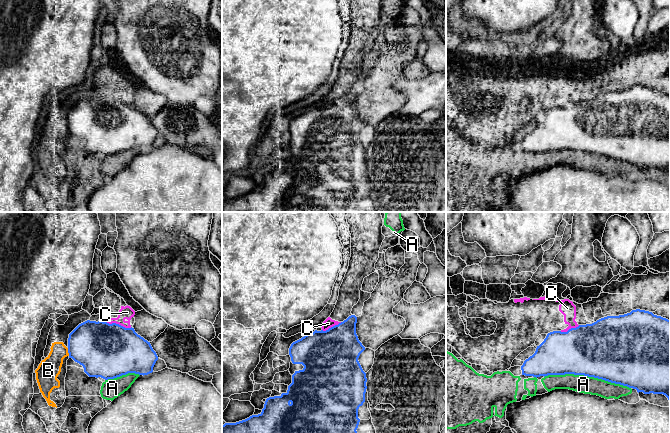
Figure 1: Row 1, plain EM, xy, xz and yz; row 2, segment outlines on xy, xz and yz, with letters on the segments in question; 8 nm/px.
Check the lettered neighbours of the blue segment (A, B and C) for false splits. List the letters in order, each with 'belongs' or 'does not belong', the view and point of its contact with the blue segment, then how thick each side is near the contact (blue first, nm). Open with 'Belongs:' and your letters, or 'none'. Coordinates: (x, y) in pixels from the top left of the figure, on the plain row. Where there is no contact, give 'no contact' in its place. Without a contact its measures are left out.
Belongs: none
A: does not belong; contact yz (587, 151); calibres 460 and 140 nm
B: does not belong; contact xy (68, 128); calibres 400 and 180 nm
C: does not belong; contact xy (118, 100); calibres 440 and 100 nm

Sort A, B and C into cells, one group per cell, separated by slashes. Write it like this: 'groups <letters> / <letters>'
groups A / B C

